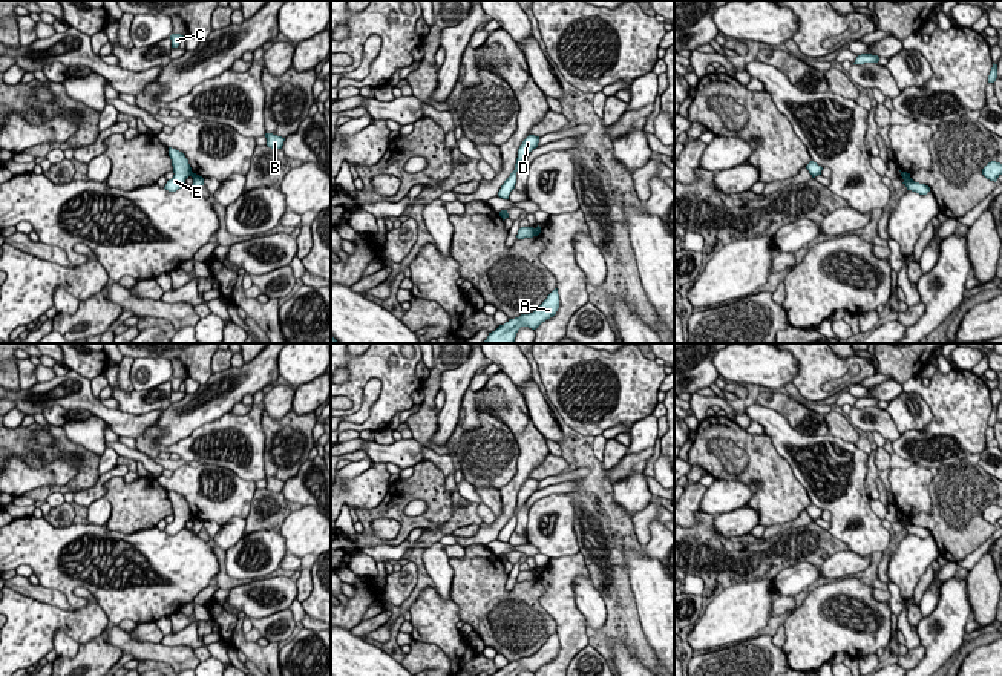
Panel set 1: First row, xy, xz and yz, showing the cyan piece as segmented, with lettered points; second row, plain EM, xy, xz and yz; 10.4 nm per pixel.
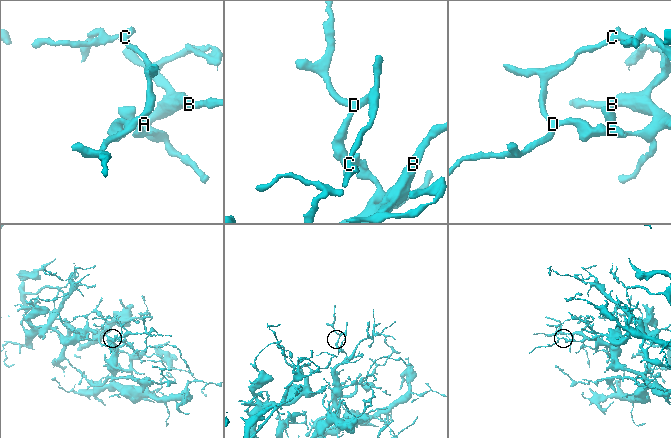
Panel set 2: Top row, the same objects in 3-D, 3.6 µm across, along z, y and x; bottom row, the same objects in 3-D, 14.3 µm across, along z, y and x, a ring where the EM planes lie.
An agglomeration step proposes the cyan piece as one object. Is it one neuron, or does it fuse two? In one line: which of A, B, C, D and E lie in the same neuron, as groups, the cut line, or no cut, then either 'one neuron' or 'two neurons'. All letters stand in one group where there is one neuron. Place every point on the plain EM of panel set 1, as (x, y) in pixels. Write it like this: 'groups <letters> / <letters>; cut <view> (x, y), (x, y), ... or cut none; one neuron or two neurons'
groups A B / C D E; cut xz (533, 572), (537, 578); two neurons

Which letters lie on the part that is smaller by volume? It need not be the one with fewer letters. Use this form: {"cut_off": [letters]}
{"cut_off": ["C", "D", "E"]}

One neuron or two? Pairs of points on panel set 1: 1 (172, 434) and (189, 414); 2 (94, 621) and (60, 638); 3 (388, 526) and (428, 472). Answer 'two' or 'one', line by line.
1: one
2: two
3: two

